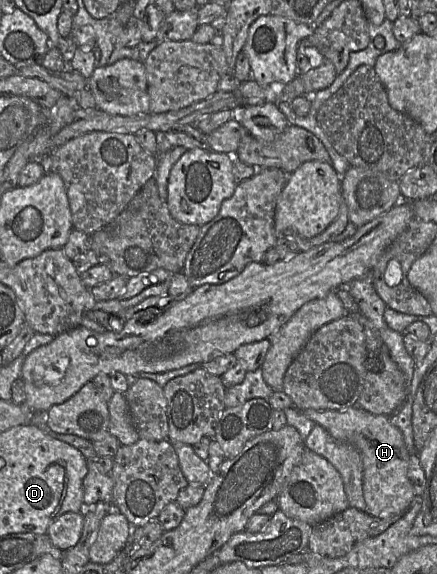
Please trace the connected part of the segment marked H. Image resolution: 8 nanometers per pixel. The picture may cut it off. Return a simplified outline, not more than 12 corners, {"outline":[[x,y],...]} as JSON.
{"outline":[[302,411],[363,462],[366,513],[402,515],[418,494],[388,415]]}

